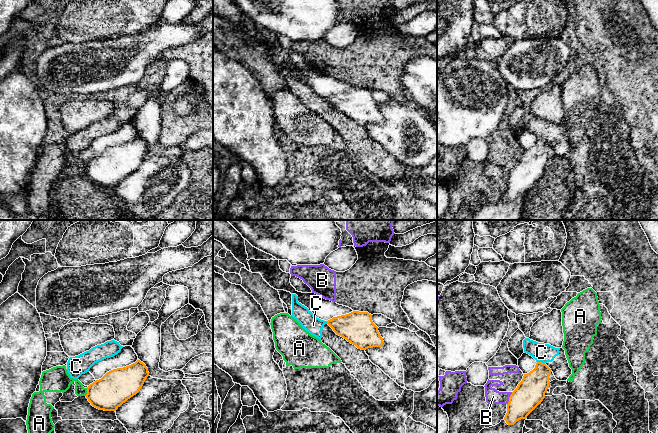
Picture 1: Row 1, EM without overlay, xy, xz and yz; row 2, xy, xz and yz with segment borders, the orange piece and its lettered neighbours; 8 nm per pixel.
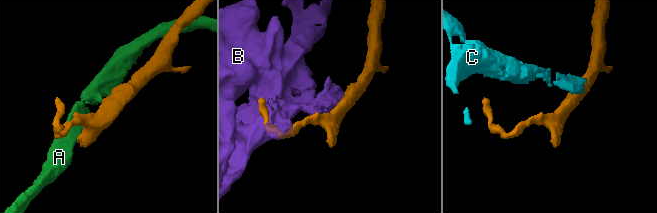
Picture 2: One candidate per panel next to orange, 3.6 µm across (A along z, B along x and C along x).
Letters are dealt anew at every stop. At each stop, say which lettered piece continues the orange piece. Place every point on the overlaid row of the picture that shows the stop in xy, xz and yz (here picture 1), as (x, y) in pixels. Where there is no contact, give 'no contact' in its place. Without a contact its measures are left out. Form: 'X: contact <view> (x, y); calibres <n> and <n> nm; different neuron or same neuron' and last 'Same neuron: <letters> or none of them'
A: contact xy (87, 392); calibres 280 and 180 nm; different neuron
B: contact yz (509, 398); calibres 240 and 120 nm; different neuron
C: contact yz (541, 362); calibres 220 and 150 nm; different neuron
Same neuron: none of them

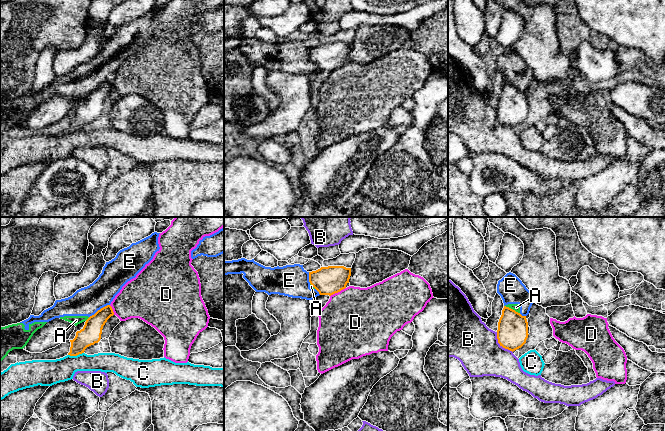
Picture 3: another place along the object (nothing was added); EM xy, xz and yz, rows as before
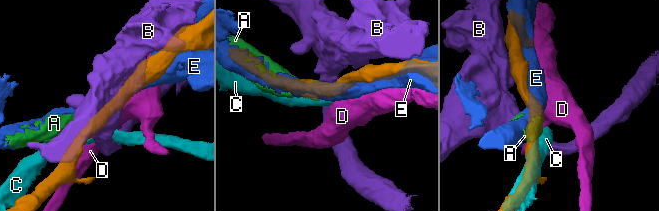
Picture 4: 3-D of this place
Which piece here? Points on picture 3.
A: contact yz (512, 309); calibres 240 and 60 nm; different neuron
B: contact yz (500, 344); calibres 240 and 360 nm; different neuron
C: contact xy (75, 355); calibres 160 and 200 nm; different neuron
D: contact xz (337, 292); calibres 220 and 500 nm; different neuron
E: contact xy (100, 309); calibres 160 and 220 nm; different neuron
Same neuron: none of them

